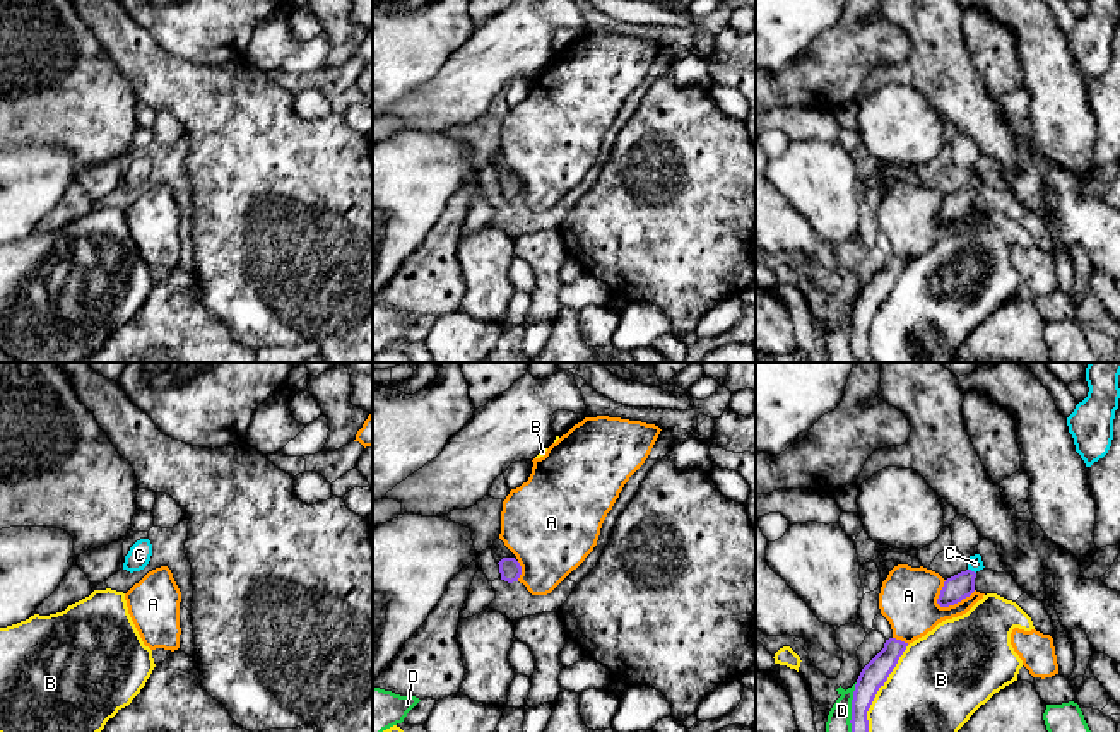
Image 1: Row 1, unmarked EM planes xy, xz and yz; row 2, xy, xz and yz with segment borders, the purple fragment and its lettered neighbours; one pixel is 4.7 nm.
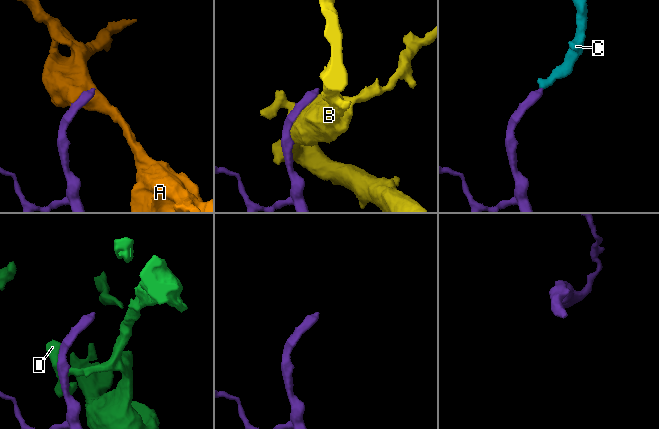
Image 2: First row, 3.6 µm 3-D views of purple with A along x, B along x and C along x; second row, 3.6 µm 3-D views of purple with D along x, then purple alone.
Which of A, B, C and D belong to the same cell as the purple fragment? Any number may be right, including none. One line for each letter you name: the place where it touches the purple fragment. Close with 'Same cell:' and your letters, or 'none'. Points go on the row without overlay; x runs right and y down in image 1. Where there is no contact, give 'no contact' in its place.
C: meets purple in yz at (970, 187)
Same cell: C

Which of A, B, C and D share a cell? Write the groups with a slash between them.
A / B / C / D

